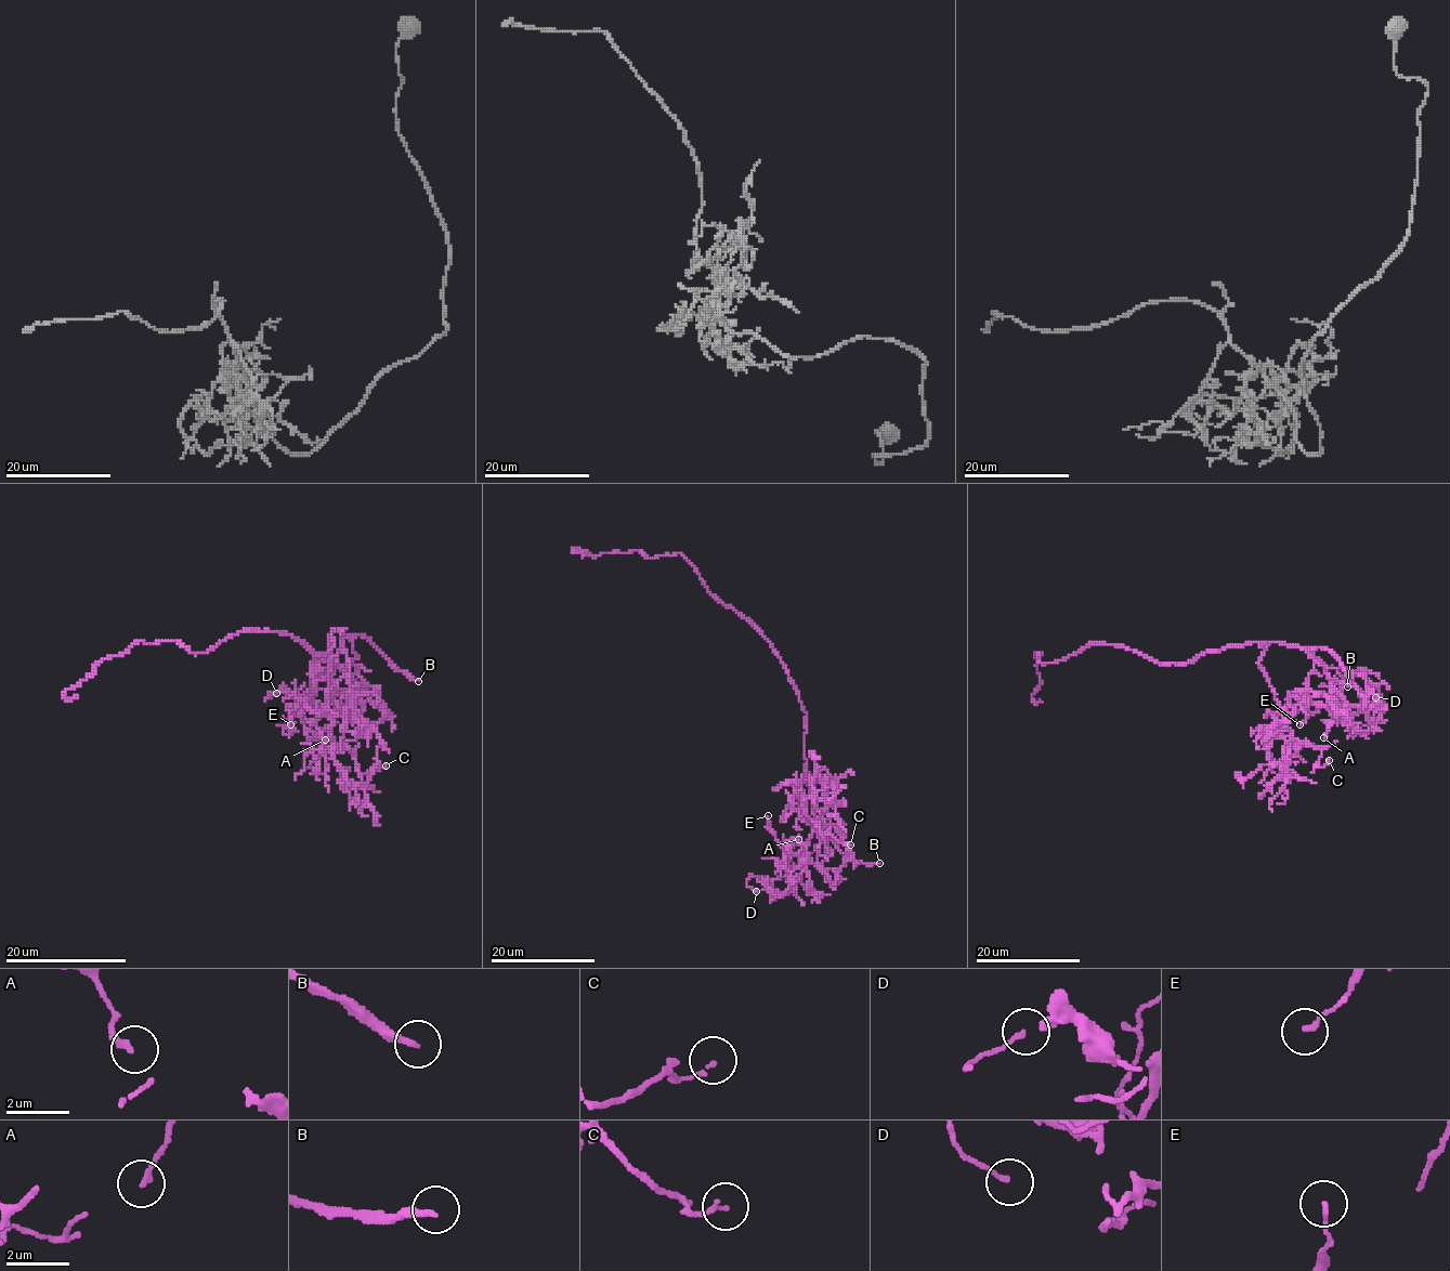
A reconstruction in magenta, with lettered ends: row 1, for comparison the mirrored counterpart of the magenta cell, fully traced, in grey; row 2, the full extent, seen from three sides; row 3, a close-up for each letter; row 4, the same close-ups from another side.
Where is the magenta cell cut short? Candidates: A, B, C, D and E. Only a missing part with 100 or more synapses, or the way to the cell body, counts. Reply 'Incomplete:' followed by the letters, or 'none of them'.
Incomplete: B

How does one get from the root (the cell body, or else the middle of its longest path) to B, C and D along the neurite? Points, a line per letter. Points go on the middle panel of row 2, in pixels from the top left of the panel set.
B: (792, 680), (806, 713), (806, 783), (813, 815), (845, 855), (860, 863), (879, 863)
C: (792, 680), (806, 713), (802, 808), (824, 838), (831, 834), (845, 846), (850, 844)
D: (792, 680), (806, 713), (813, 833), (805, 841), (804, 869), (765, 881), (749, 876), (756, 891)

